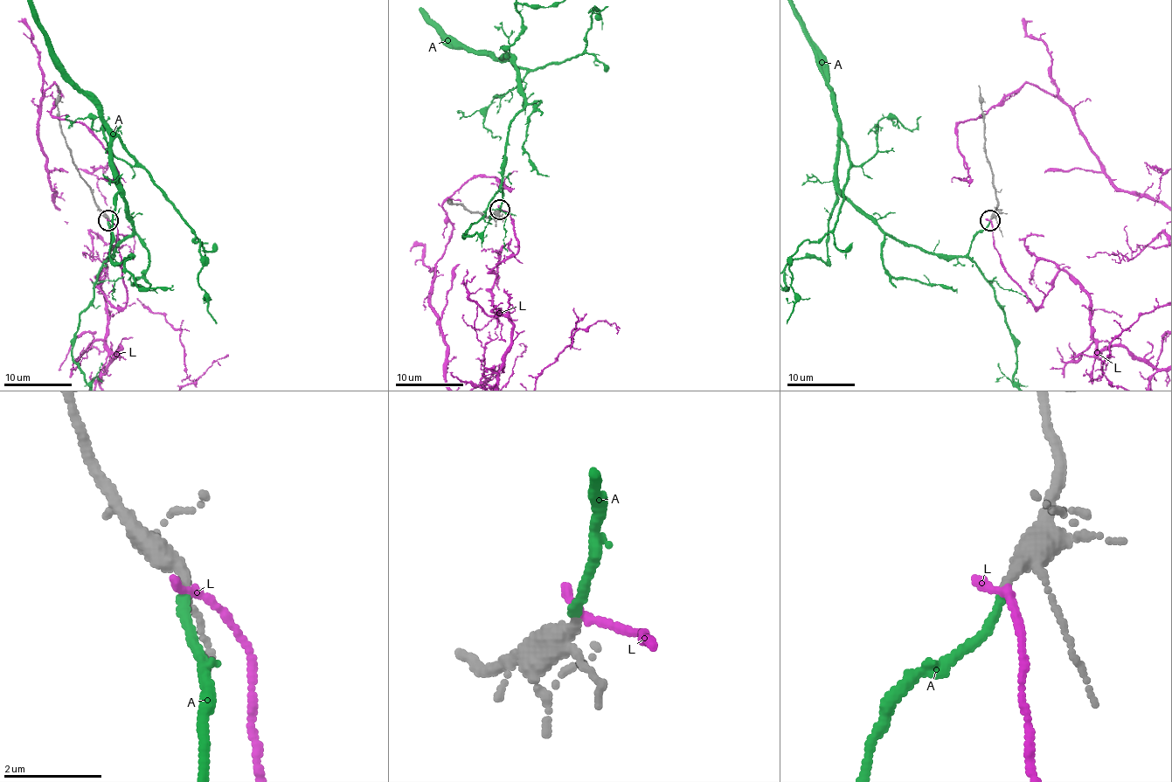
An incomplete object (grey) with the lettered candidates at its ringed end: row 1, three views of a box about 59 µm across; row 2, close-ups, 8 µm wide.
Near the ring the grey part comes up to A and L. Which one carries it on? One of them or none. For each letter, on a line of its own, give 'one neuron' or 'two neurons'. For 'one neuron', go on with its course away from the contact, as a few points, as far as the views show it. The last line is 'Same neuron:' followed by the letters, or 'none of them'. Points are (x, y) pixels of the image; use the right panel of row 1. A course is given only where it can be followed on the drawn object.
A: one neuron
L: two neurons
Same neuron: A

